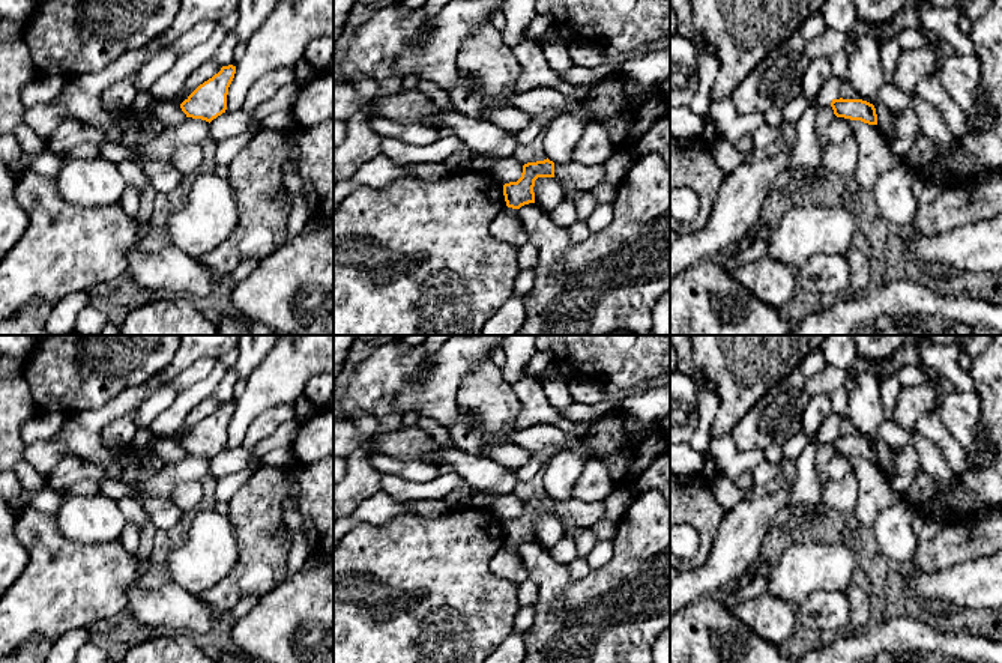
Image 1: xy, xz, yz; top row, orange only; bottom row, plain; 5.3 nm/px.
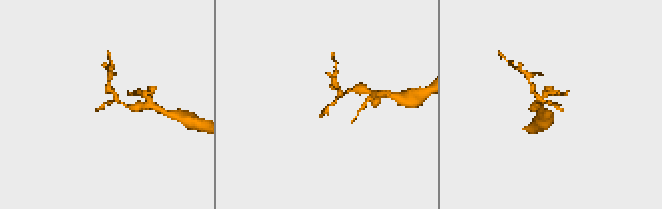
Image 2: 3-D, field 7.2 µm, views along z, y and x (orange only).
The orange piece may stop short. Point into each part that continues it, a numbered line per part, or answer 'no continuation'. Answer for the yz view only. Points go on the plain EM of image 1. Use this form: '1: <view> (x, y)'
no continuation

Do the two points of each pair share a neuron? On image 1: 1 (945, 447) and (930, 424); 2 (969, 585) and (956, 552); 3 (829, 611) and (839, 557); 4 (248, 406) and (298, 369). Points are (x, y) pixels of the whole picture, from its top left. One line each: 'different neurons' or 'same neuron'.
1: same neuron
2: different neurons
3: different neurons
4: same neuron

